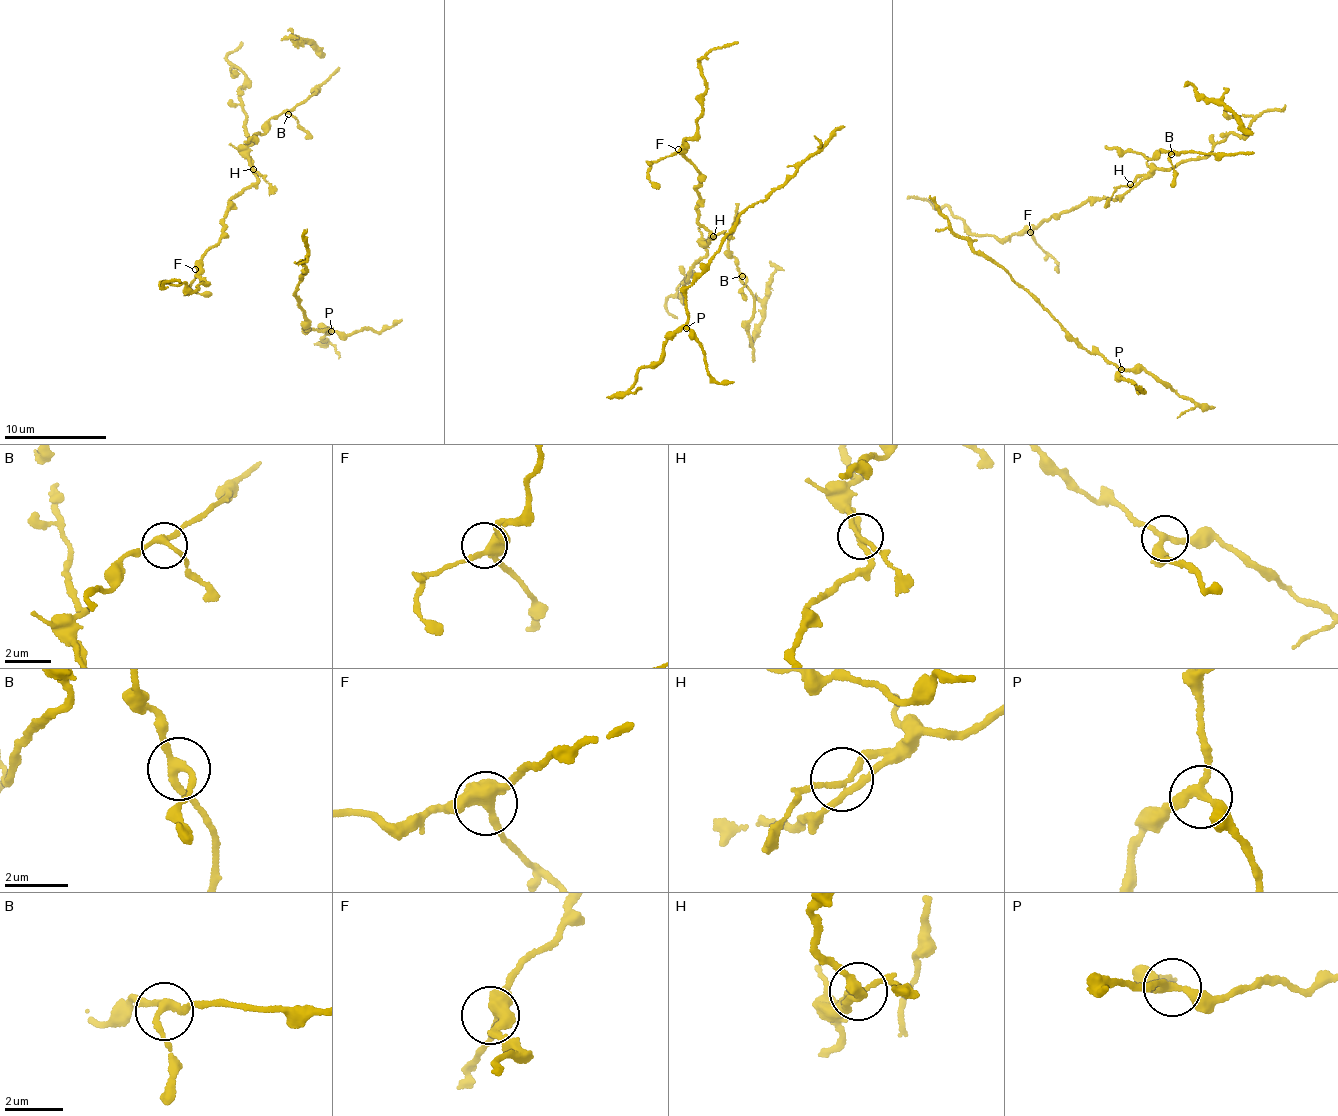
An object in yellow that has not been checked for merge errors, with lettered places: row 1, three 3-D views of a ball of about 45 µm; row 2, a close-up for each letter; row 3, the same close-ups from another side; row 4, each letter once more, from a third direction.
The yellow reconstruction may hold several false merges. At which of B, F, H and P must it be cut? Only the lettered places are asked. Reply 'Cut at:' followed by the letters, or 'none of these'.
Cut at: none of these

